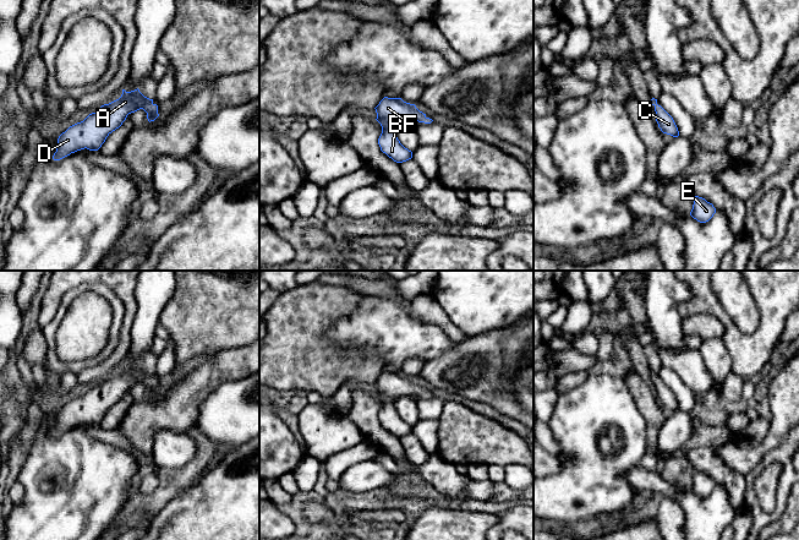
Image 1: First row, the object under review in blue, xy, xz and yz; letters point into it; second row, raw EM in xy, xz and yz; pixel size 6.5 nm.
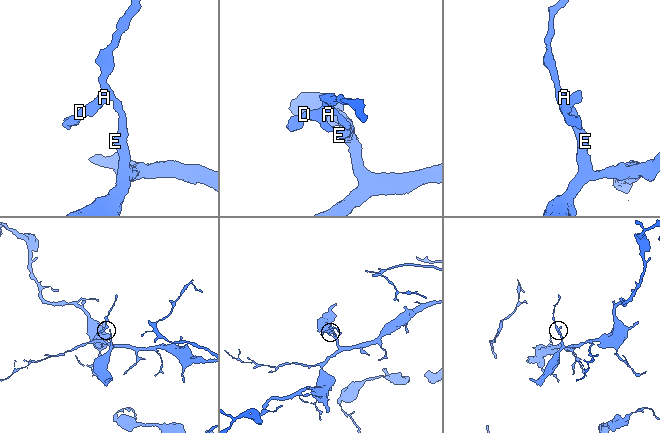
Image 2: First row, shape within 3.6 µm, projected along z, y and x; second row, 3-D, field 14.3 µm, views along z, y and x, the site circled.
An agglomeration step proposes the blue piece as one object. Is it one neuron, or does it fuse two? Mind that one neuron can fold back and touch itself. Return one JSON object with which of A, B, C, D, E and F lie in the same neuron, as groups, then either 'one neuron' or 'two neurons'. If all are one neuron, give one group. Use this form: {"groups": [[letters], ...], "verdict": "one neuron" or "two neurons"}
{"groups": [["A", "B", "C", "D", "E", "F"]], "verdict": "one neuron"}

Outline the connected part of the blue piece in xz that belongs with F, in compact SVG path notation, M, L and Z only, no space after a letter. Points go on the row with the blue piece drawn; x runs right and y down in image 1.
M384 97L374 108L377 121L382 126L378 138L381 151L396 163L412 158L412 152L405 148L396 137L395 126L404 121L418 121L431 124L433 120L420 111L415 104L404 102L401 98Z

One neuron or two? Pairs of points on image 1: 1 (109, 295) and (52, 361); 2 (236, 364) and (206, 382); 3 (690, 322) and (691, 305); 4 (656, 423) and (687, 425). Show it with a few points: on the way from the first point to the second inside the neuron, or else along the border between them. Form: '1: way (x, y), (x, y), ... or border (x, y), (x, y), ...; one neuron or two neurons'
1: way (83, 289), (65, 303), (50, 330), (50, 336); one neuron
2: way (229, 365), (220, 367), (213, 375); one neuron
3: border (683, 317), (711, 314), (718, 321); two neurons
4: border (666, 419), (657, 435), (657, 451); two neurons

